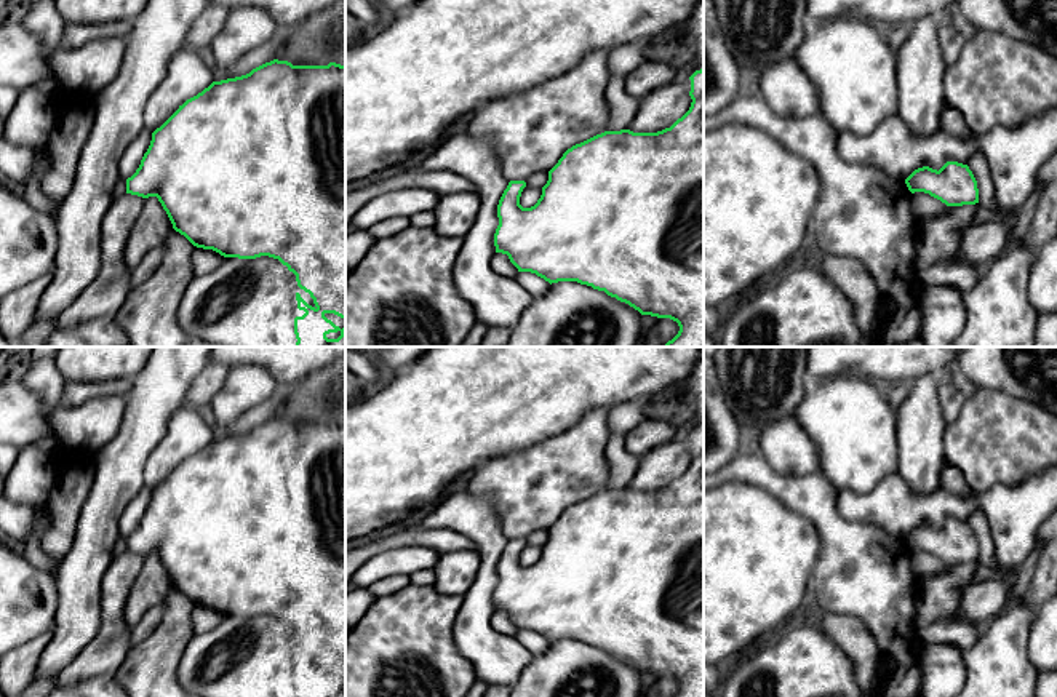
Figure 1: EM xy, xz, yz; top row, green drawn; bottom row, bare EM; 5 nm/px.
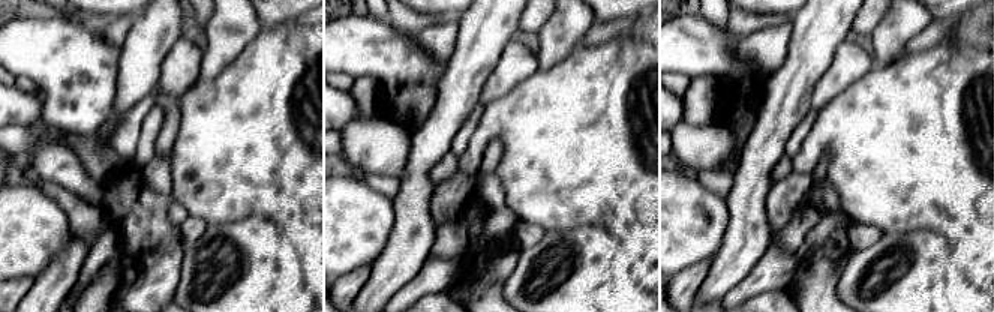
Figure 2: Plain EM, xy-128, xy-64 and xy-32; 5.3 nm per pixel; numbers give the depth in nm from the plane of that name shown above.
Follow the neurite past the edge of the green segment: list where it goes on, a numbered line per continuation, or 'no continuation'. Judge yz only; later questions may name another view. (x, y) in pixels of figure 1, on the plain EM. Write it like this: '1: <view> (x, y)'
no continuation

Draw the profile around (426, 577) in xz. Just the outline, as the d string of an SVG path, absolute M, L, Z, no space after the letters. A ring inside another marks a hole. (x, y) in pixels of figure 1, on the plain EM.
M422 569L409 576L413 585L419 587L433 587L437 582L437 576L433 569Z

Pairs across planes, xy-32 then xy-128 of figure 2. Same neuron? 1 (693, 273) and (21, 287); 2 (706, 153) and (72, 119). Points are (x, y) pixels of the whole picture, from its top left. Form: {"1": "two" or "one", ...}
{"1": "one", "2": "two"}

